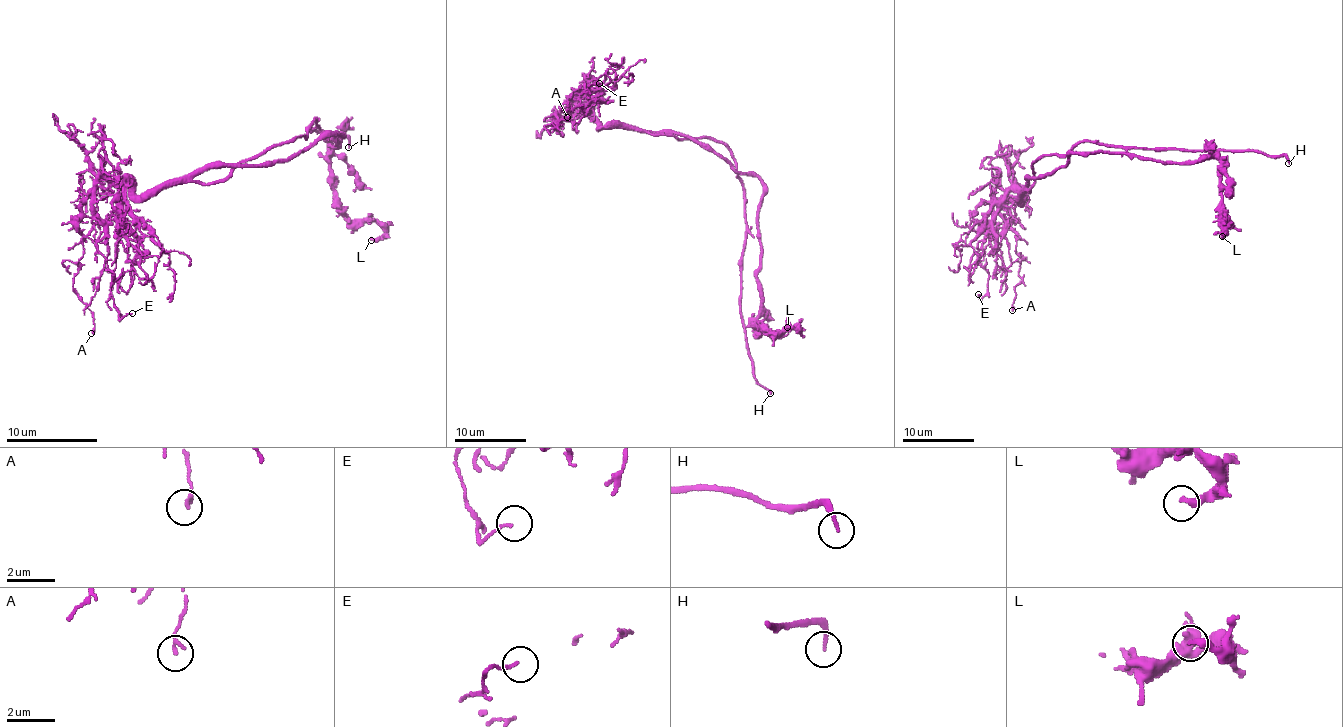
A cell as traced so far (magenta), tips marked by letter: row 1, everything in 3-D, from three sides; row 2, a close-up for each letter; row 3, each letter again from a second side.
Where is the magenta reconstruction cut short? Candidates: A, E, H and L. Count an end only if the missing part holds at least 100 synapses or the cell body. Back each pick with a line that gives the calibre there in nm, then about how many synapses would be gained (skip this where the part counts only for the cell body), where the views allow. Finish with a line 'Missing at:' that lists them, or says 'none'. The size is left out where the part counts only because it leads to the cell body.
H: calibre 160 nm
Missing at: H

